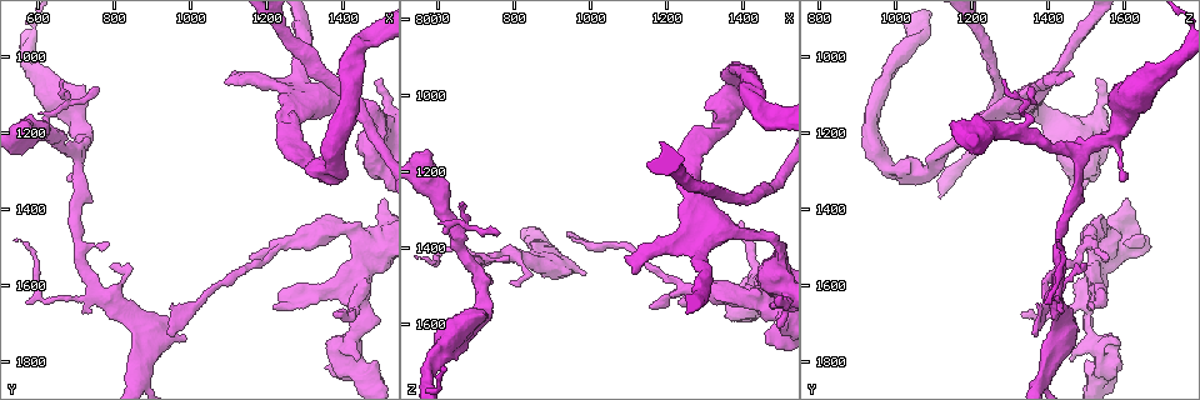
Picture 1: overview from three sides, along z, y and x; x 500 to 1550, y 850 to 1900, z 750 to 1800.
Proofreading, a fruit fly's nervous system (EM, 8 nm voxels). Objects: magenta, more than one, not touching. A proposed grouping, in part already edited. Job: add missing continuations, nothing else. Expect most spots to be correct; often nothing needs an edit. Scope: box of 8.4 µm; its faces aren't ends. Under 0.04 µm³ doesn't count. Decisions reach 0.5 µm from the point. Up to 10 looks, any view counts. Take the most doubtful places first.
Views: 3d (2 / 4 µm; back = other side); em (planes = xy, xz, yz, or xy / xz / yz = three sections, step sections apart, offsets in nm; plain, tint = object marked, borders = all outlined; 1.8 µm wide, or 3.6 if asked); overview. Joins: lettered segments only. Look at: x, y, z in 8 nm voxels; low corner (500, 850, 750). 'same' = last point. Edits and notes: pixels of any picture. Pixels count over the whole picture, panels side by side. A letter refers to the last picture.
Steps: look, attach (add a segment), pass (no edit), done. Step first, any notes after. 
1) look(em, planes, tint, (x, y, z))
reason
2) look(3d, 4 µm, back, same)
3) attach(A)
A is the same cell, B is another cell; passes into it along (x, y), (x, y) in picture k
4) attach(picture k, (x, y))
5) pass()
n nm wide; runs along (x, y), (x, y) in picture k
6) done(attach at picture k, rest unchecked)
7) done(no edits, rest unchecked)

look(3d, 2 µm, (1215, 1655, 1525))

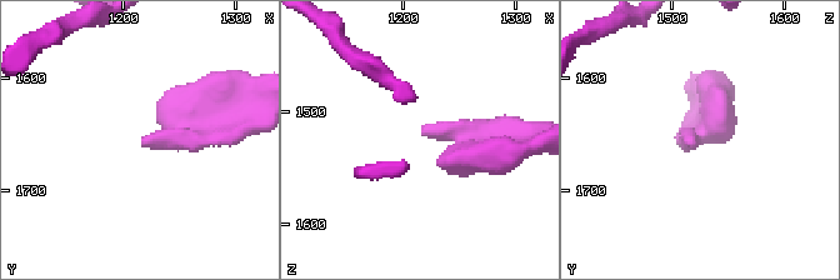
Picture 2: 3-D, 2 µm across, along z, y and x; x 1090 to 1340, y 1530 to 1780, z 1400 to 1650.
look(em, planes, borders, (1218, 1658, 1520))

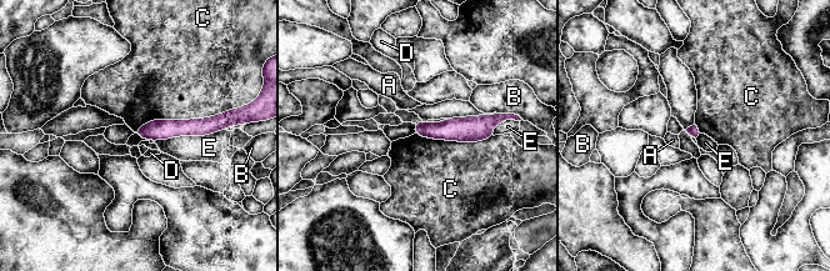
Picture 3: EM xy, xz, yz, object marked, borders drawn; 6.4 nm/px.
pass()
A, B, C, D and E are other cells; runs along (491, 119), (474, 129), (418, 130) in picture 3; no lettered segment goes on from it

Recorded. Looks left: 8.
look(3d, 2 µm, (1435, 1735, 1515))
arms part here

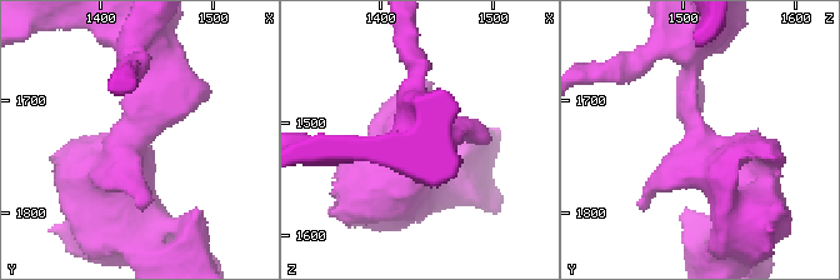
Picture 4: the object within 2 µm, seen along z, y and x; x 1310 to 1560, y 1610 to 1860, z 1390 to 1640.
look(em, planes, plain, (1428, 1730, 1514))

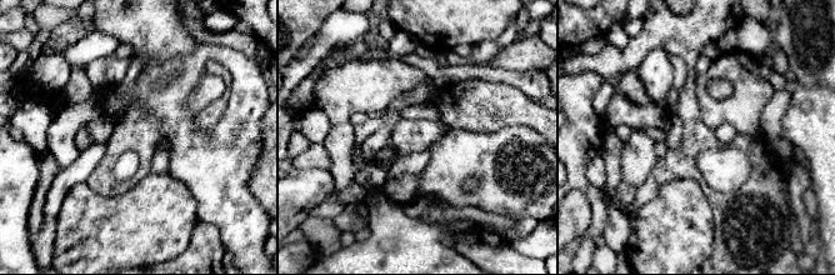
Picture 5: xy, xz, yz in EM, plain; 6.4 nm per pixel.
look(em, planes, borders, same)
see the neighbours

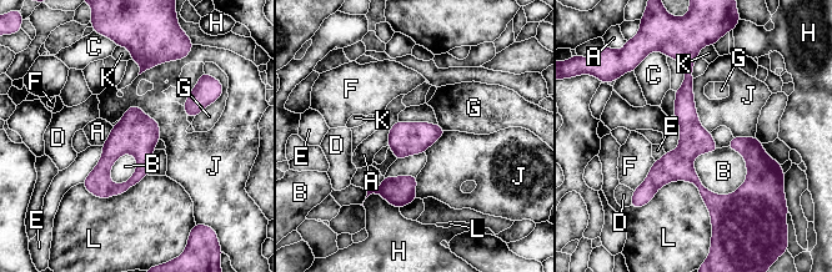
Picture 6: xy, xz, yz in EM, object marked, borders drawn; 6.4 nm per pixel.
pass()
A, B, C, D, E, F, G, H, J, K and L are other cells; border along (125, 110), (138, 106), (161, 139) in picture 6; no lettered segment goes on from it

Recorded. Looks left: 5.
look(em, planes, tint, (980, 1730, 1465))
stops while still wide

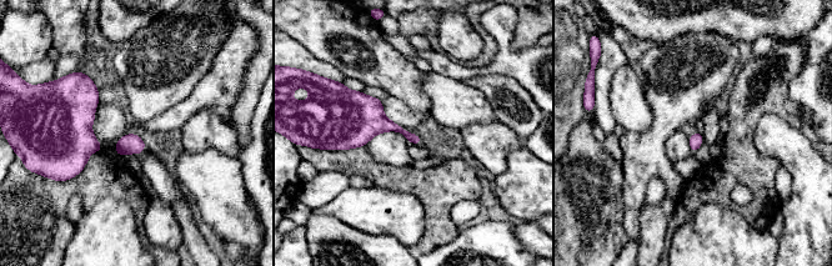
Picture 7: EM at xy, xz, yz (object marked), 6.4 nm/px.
look(em, planes, borders, same)
see the neighbours

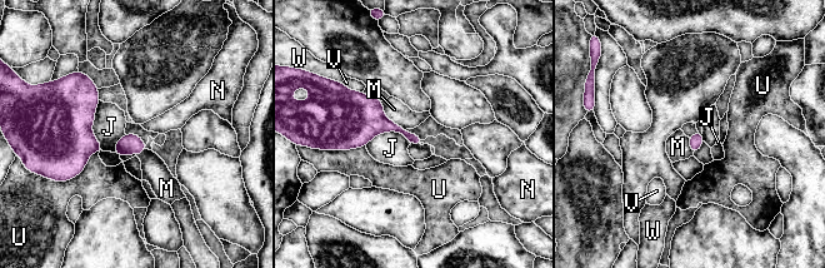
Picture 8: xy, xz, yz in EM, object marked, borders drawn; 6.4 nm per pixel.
pass()
J touches over 320 nm; J, M, N, U, V and W are other cells; border along (381, 100), (384, 114), (405, 129) in picture 8; none of them fits

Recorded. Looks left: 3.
look(em, xy, step 4, tint, (1480, 1065, 1535))
an open end

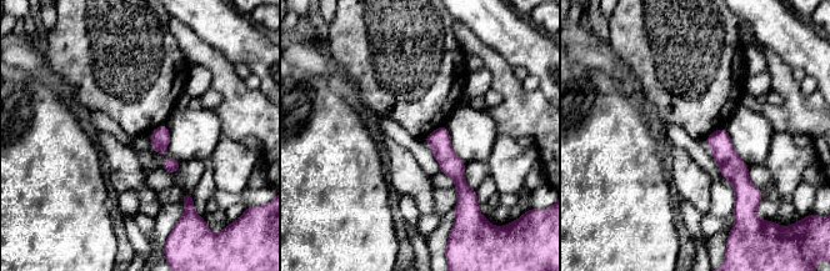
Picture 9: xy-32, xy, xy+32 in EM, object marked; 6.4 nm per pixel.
look(em, planes, borders, same)

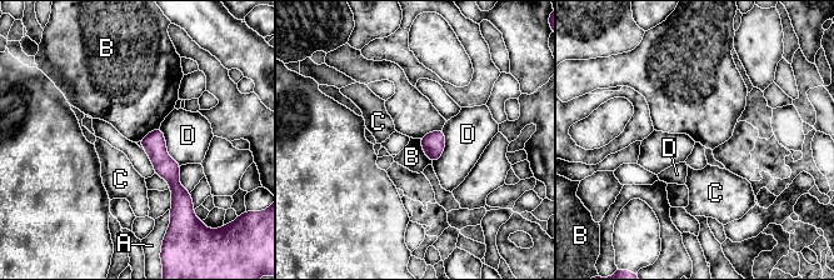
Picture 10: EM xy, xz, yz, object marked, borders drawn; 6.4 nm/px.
pass()
A, B, C and D are other cells; border along (419, 139), (423, 153), (432, 163) in picture 10; none of them fits

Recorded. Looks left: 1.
done(no edits, rest unchecked)

